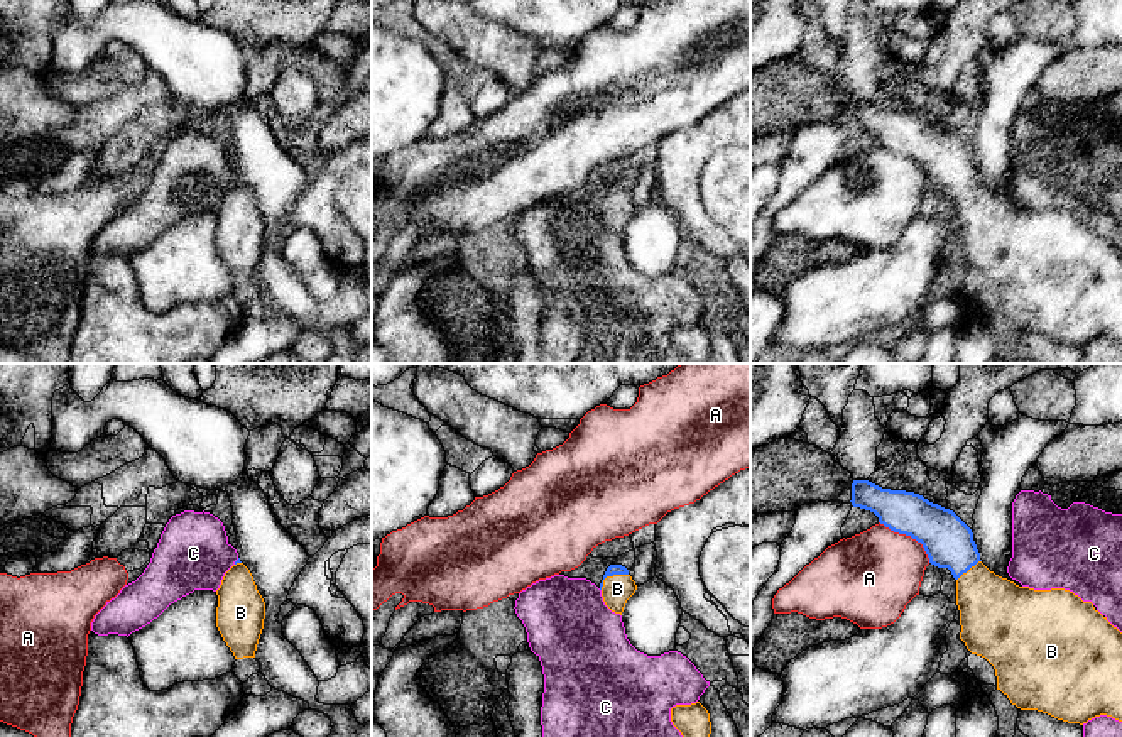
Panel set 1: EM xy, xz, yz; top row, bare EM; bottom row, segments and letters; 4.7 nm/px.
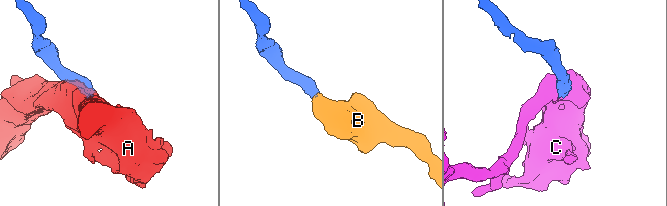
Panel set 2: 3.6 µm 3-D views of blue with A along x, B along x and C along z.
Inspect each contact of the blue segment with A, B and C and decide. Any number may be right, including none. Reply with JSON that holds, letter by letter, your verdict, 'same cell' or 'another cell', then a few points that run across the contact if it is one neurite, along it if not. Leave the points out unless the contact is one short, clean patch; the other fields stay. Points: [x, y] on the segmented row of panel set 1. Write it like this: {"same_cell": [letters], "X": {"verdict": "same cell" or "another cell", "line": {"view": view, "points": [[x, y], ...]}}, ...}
{"same_cell": ["B"], "A": {"verdict": "another cell", "line": {"view": "yz", "points": [[879, 521], [894, 531], [915, 538], [930, 562]]}}, "B": {"verdict": "same cell", "line": {"view": "xz", "points": [[612, 570], [610, 575], [617, 582], [617, 589]]}}, "C": {"verdict": "another cell", "line": {"view": "xy", "points": [[239, 558], [234, 563]]}}}

